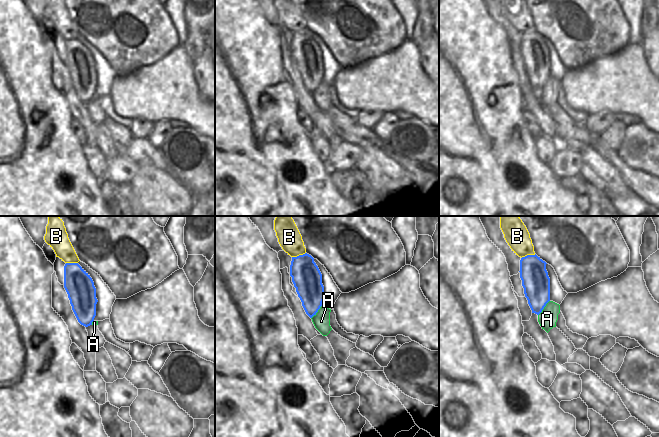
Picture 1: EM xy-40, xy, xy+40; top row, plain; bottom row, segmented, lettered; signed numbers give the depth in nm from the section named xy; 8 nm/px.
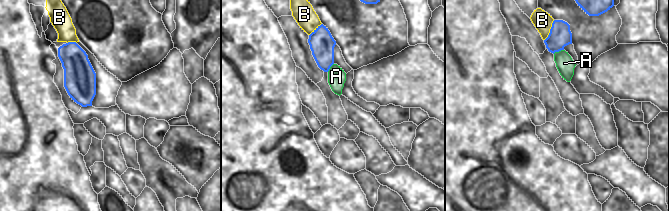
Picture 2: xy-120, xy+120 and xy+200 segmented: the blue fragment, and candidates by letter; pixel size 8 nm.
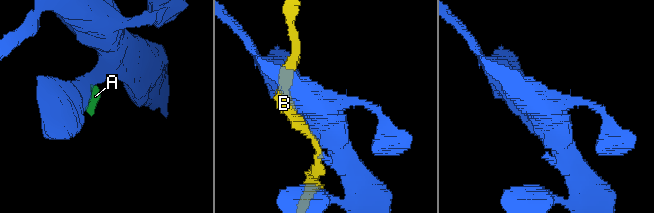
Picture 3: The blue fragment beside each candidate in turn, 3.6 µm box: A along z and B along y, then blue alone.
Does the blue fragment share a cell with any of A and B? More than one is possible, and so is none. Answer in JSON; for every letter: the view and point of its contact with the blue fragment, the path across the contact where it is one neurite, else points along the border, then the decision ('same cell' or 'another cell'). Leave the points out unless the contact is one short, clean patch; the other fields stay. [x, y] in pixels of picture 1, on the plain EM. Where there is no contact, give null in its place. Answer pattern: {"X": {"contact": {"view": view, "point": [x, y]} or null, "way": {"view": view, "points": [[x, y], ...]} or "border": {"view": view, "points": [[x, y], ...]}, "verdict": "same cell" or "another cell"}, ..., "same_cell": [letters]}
{"A": {"contact": {"view": "xy+40", "point": [543, 84]}, "verdict": "another cell"}, "B": {"contact": {"view": "xy+40", "point": [528, 31]}, "verdict": "another cell"}, "same_cell": []}

